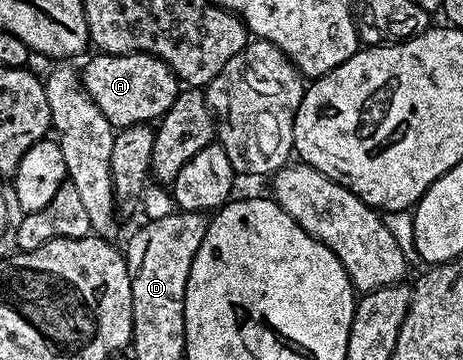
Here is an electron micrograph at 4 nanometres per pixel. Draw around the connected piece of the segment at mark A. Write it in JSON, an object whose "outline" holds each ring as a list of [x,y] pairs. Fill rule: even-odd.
{"outline":[[[95,53],[95,56],[81,67],[81,82],[89,98],[105,113],[111,126],[132,127],[138,123],[154,124],[169,113],[173,101],[177,101],[181,90],[179,78],[161,61],[152,55],[125,53],[108,55]]]}

